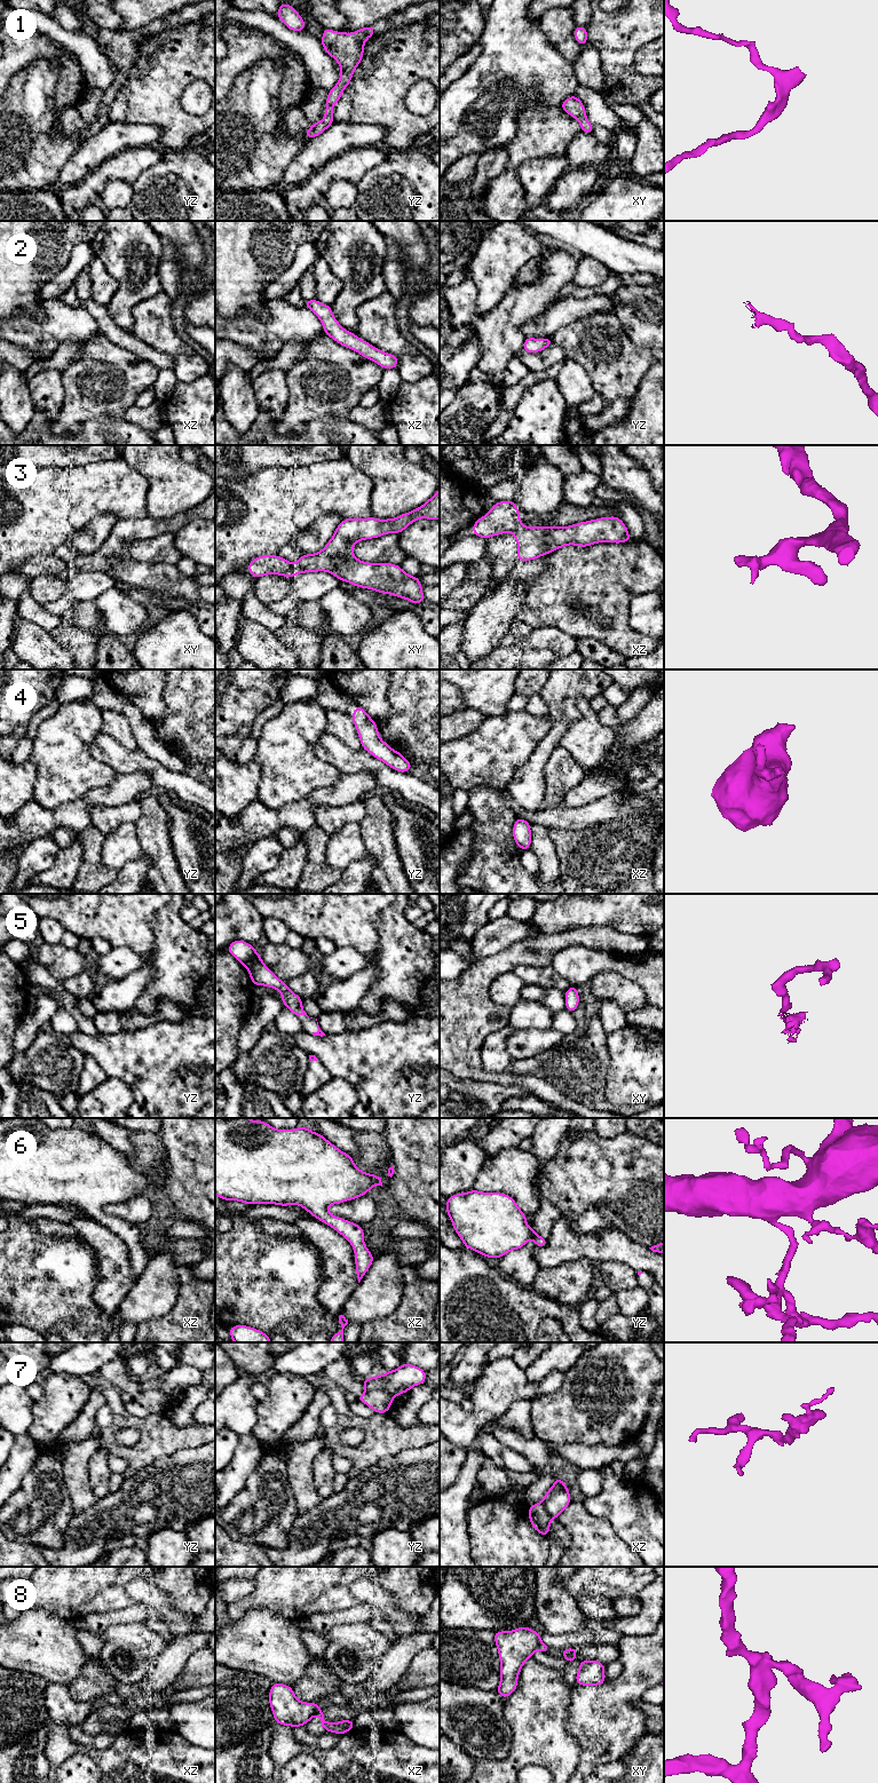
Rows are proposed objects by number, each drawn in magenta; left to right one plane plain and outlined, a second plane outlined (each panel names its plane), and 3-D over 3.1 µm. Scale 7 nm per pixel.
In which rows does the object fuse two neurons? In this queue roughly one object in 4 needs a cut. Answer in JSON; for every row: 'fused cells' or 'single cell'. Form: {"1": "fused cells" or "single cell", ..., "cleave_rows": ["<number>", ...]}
{"1": "single cell", "2": "single cell", "3": "fused cells", "4": "single cell", "5": "single cell", "6": "single cell", "7": "fused cells", "8": "fused cells", "cleave_rows": ["3", "7", "8"]}

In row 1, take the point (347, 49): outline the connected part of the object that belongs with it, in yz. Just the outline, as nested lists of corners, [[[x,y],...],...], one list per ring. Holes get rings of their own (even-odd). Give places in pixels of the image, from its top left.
[[[372,25],[353,33],[323,29],[321,42],[324,50],[338,62],[341,76],[337,85],[327,94],[324,119],[313,122],[311,127],[304,132],[306,137],[314,138],[321,135],[334,122],[332,109],[339,102],[345,88],[350,84],[355,69],[361,64],[364,43],[374,34],[375,31]]]

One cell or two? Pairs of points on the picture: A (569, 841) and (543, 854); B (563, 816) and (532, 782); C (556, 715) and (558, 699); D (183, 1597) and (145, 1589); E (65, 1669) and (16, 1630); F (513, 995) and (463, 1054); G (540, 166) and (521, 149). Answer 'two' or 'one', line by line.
A: two
B: two
C: one
D: two
E: one
F: two
G: two

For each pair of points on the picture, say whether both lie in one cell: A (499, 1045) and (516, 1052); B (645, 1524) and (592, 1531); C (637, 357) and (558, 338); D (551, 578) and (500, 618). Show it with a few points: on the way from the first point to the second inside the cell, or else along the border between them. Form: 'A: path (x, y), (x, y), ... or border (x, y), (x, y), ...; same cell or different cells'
A: border (514, 1030), (507, 1038), (507, 1052), (512, 1060); different cells
B: border (590, 1514), (596, 1518), (604, 1518), (619, 1537); different cells
C: path (617, 342), (596, 342), (577, 339); same cell
D: border (537, 575), (524, 586), (517, 618); different cells

